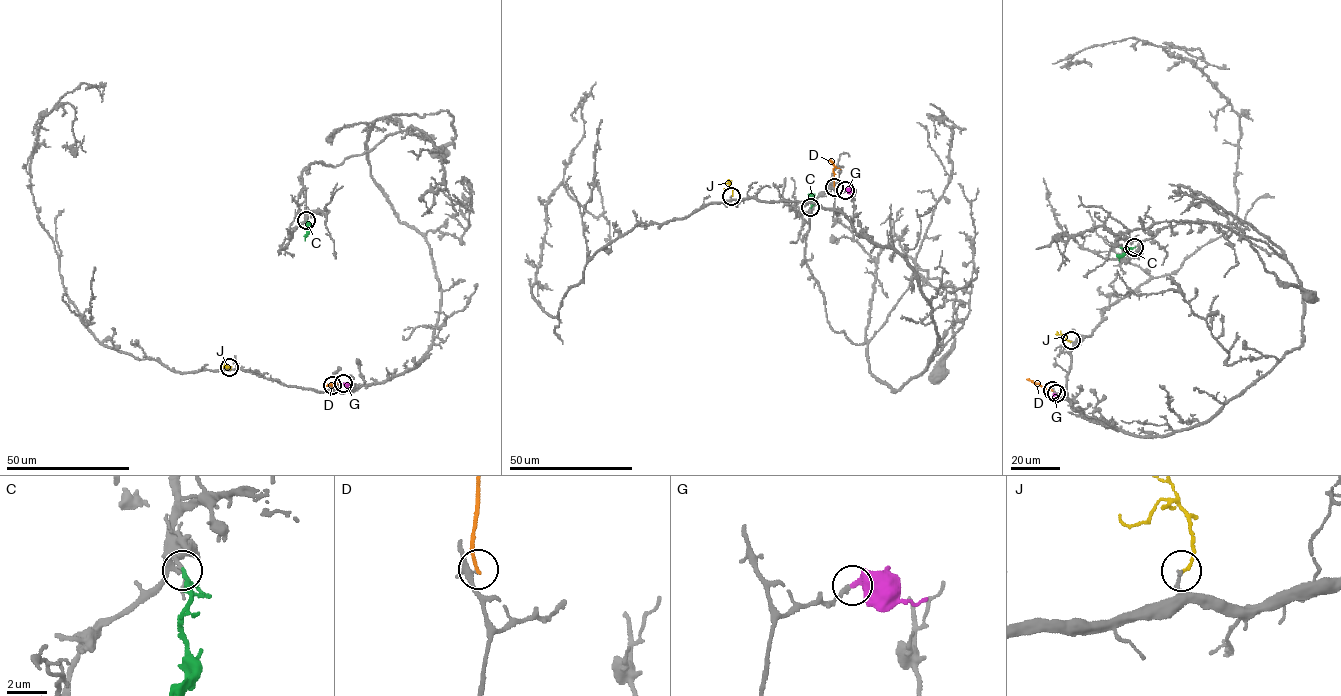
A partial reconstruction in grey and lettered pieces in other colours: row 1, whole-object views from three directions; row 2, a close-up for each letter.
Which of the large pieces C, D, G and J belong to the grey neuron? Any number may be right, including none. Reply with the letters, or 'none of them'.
C, G

